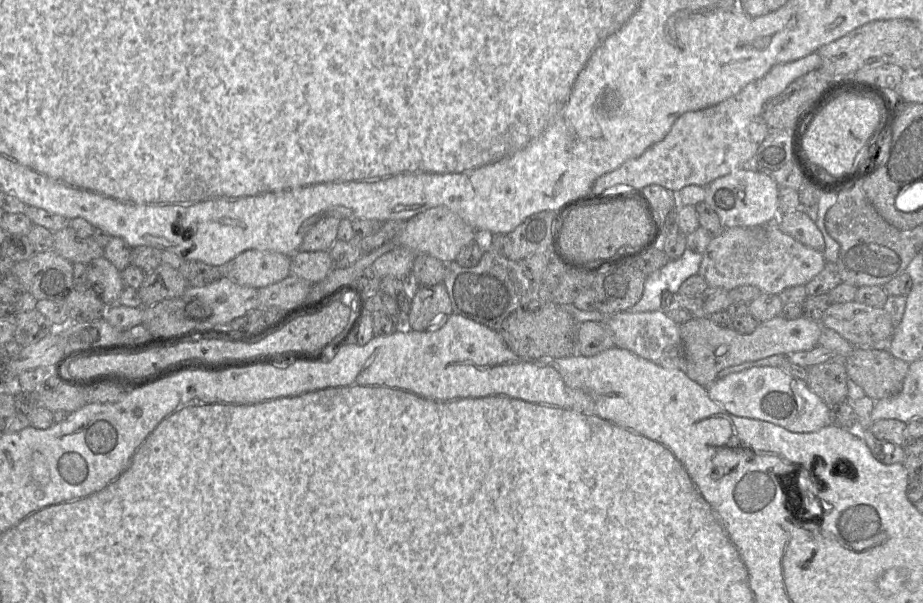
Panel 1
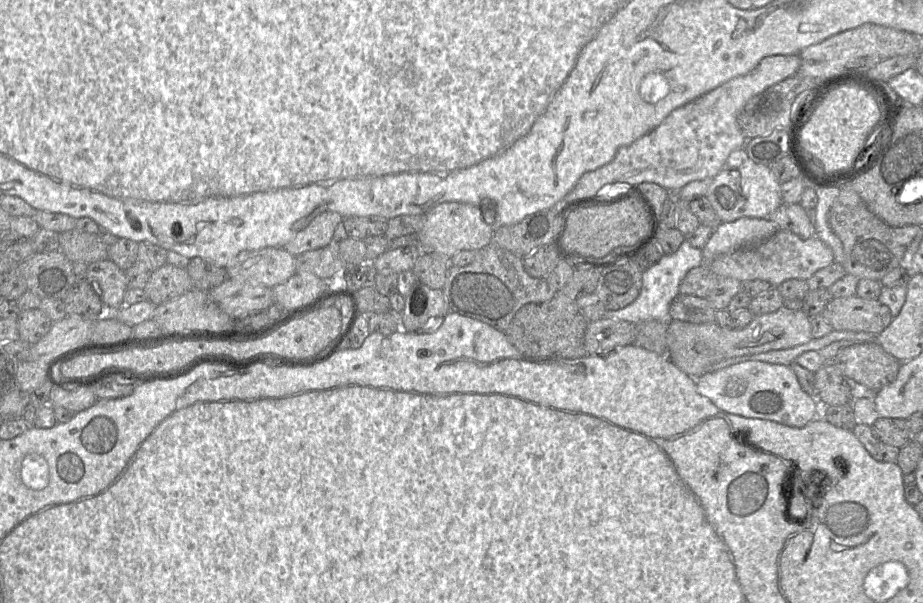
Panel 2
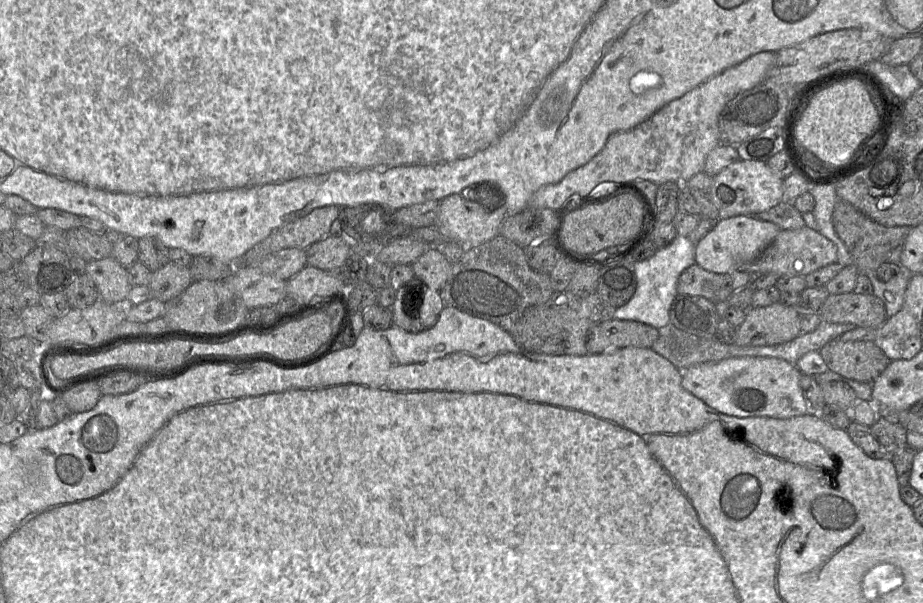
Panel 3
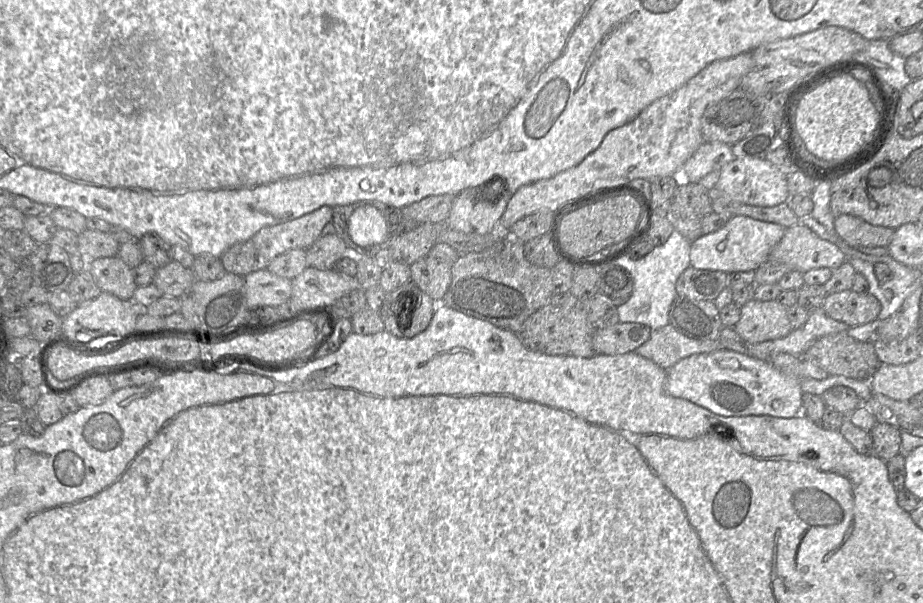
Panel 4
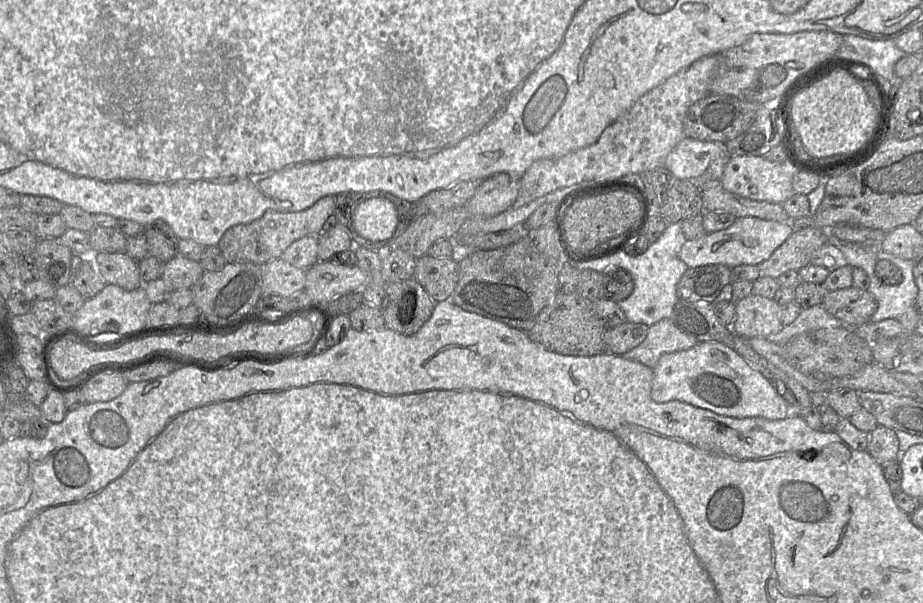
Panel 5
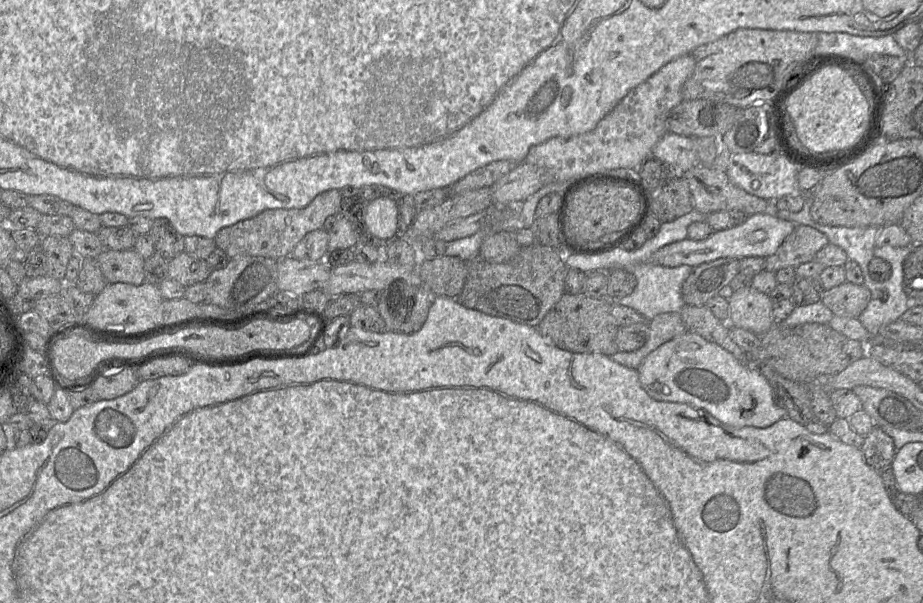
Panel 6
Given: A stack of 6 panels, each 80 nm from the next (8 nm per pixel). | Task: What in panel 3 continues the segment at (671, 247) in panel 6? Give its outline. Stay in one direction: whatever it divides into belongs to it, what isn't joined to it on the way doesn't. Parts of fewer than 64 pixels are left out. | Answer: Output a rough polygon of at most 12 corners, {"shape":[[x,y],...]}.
{"shape":[[721,217],[695,244],[695,263],[722,275],[756,260],[781,230]]}

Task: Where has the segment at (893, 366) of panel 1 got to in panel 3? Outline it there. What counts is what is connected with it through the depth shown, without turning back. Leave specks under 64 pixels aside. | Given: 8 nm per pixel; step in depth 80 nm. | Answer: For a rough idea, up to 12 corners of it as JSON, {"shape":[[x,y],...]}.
{"shape":[[834,339],[828,370],[872,384],[890,364],[873,341]]}

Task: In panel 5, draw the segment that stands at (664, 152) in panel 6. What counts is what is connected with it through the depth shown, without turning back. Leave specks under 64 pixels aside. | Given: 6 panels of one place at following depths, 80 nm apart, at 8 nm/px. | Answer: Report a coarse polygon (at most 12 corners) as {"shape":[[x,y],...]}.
{"shape":[[685,137],[666,157],[675,179],[699,182],[724,144]]}

